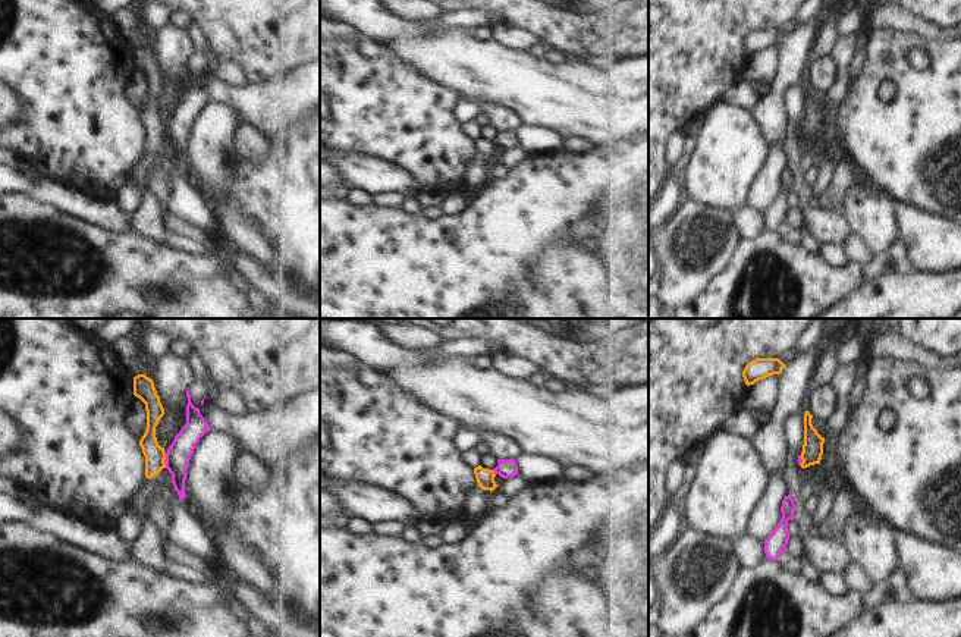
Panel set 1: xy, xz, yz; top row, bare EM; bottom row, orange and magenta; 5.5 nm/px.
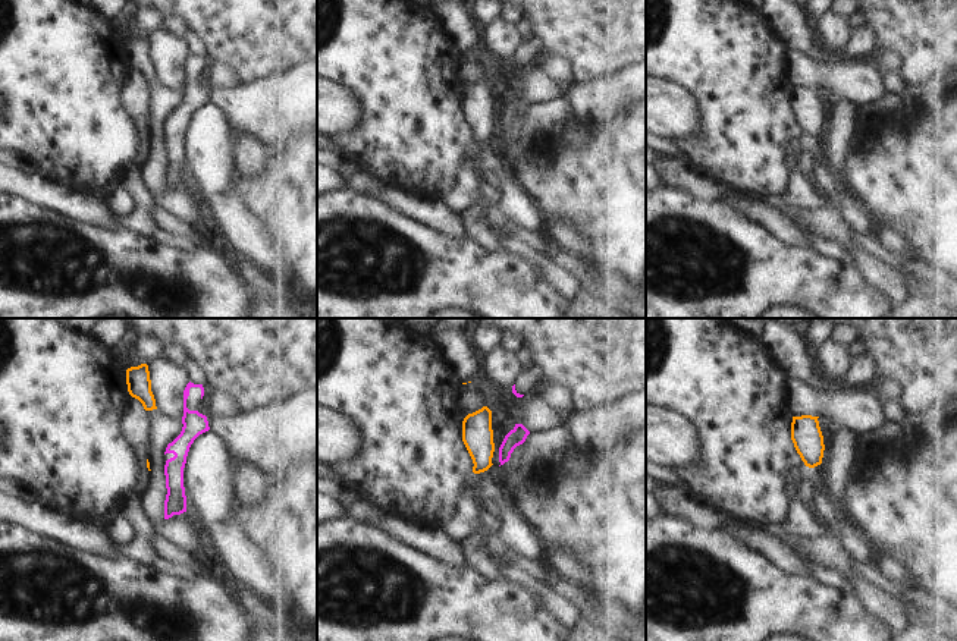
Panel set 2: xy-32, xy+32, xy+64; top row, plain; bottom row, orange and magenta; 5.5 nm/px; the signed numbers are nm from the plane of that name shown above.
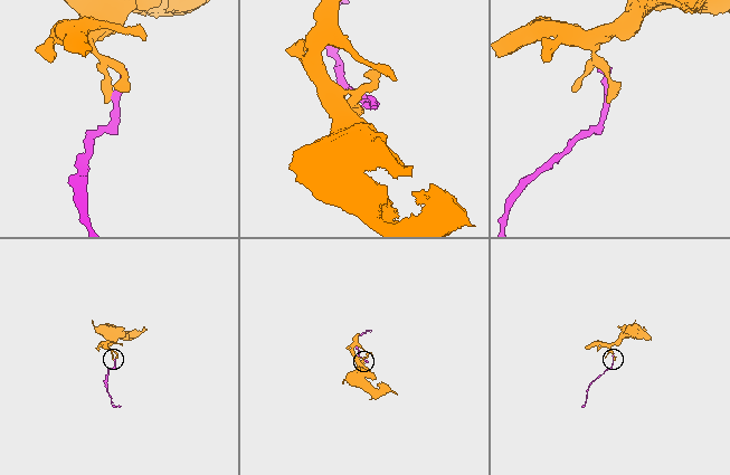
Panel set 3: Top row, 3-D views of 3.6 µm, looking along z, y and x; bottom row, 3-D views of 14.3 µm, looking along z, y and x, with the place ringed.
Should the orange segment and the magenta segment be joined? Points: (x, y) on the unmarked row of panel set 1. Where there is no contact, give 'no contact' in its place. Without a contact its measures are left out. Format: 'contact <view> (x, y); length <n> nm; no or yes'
contact xy (163, 132); length 80 nm; no

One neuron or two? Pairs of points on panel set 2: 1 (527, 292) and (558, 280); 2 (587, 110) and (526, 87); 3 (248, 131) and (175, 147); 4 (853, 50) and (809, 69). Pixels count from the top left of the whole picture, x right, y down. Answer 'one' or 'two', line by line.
1: two
2: one
3: two
4: two

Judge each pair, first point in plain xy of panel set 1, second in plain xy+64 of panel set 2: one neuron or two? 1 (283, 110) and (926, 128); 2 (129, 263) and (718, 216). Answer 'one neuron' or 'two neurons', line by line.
1: two neurons
2: one neuron

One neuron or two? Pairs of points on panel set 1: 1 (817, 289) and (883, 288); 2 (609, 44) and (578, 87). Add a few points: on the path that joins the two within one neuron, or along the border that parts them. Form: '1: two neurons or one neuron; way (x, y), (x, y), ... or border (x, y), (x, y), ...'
1: two neurons; border (864, 281), (835, 303)
2: two neurons; border (630, 56), (597, 62), (568, 59)

